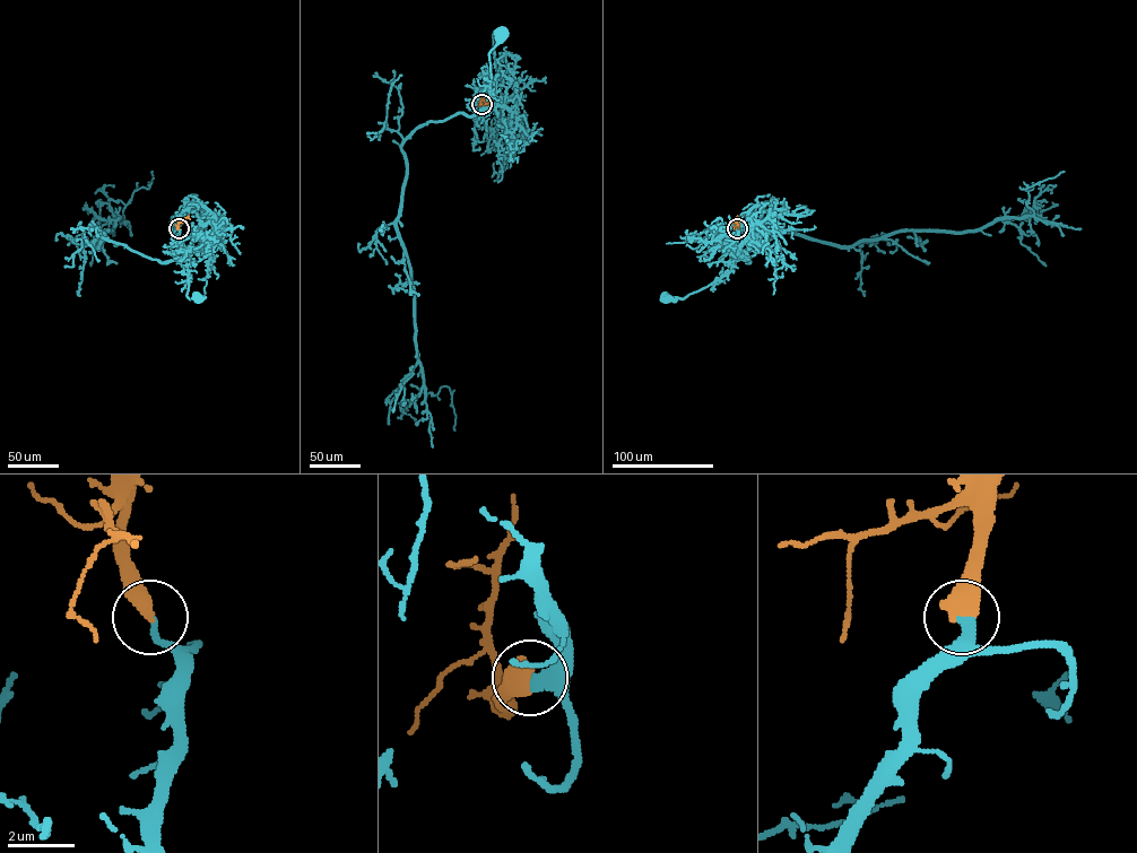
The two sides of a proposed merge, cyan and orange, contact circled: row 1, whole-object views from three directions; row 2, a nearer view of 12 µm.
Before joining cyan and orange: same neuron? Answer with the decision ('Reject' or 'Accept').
Accept

